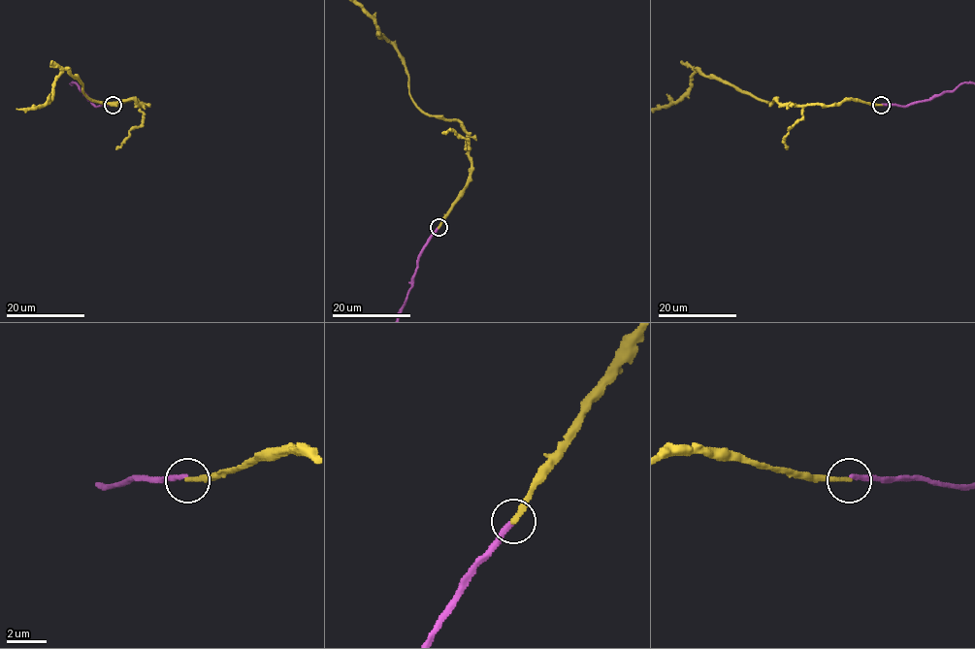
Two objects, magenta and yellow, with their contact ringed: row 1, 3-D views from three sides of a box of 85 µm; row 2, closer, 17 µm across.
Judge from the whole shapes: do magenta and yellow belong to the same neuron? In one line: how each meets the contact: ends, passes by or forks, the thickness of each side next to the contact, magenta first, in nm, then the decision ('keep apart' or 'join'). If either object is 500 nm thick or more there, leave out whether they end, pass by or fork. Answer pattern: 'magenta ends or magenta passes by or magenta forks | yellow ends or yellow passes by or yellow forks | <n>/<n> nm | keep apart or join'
magenta ends | yellow ends | 260/240 nm | keep apart

